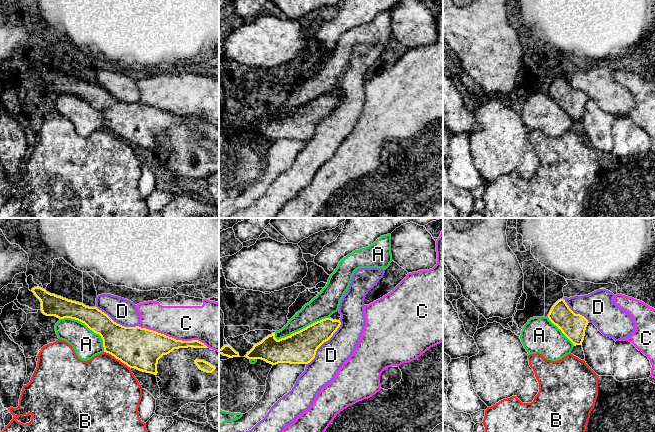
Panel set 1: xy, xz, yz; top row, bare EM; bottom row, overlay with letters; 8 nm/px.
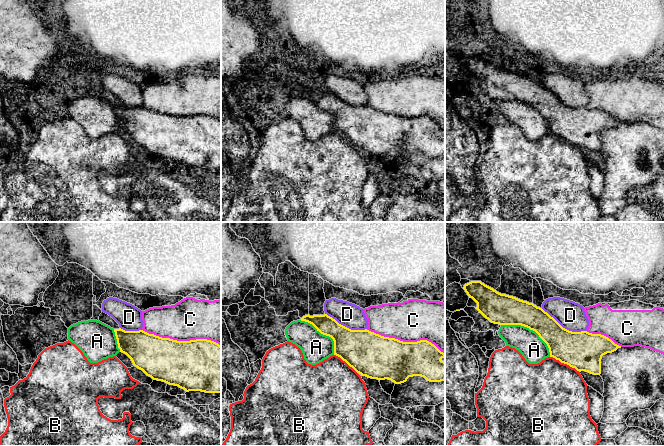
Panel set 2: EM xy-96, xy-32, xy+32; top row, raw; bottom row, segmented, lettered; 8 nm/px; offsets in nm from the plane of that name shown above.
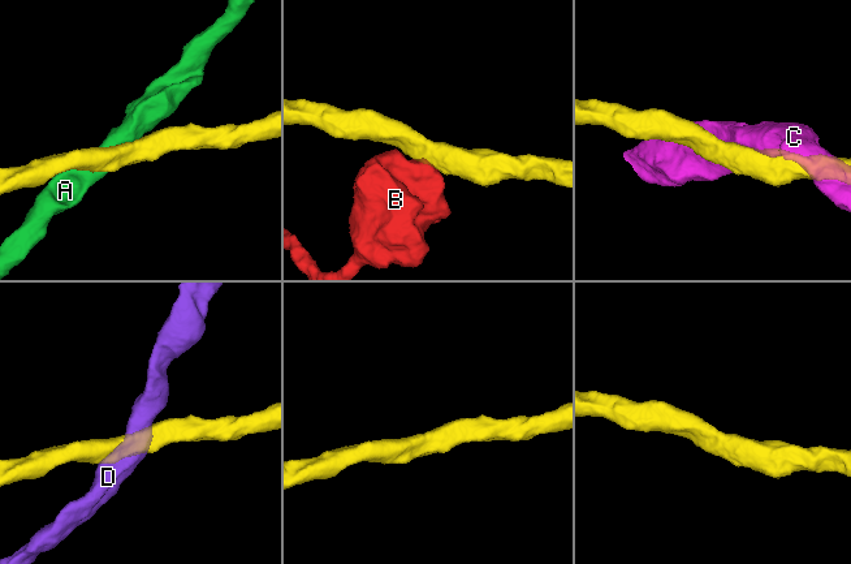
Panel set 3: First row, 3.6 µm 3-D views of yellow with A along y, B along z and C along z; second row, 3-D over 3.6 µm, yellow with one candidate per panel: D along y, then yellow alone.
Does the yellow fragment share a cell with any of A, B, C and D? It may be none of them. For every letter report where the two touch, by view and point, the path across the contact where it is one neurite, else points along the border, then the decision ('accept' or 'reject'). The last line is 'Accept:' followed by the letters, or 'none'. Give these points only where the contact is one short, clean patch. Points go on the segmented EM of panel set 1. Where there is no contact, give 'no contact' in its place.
A: meets yellow in xz at (302, 329); reject
B: meets yellow in xy at (117, 358); border along xy (104, 351), (130, 367); reject
C: meets yellow in xy at (173, 338); reject
D: meets yellow in xz at (324, 341); reject
Accept: none

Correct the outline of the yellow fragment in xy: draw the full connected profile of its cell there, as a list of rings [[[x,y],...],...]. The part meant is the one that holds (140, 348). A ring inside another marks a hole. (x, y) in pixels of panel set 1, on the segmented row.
[[[37,286],[31,290],[41,302],[46,316],[71,318],[84,323],[103,340],[104,352],[130,368],[157,375],[158,360],[179,348],[208,348],[198,340],[182,341],[146,328],[125,327],[114,322],[97,307],[68,300]]]

